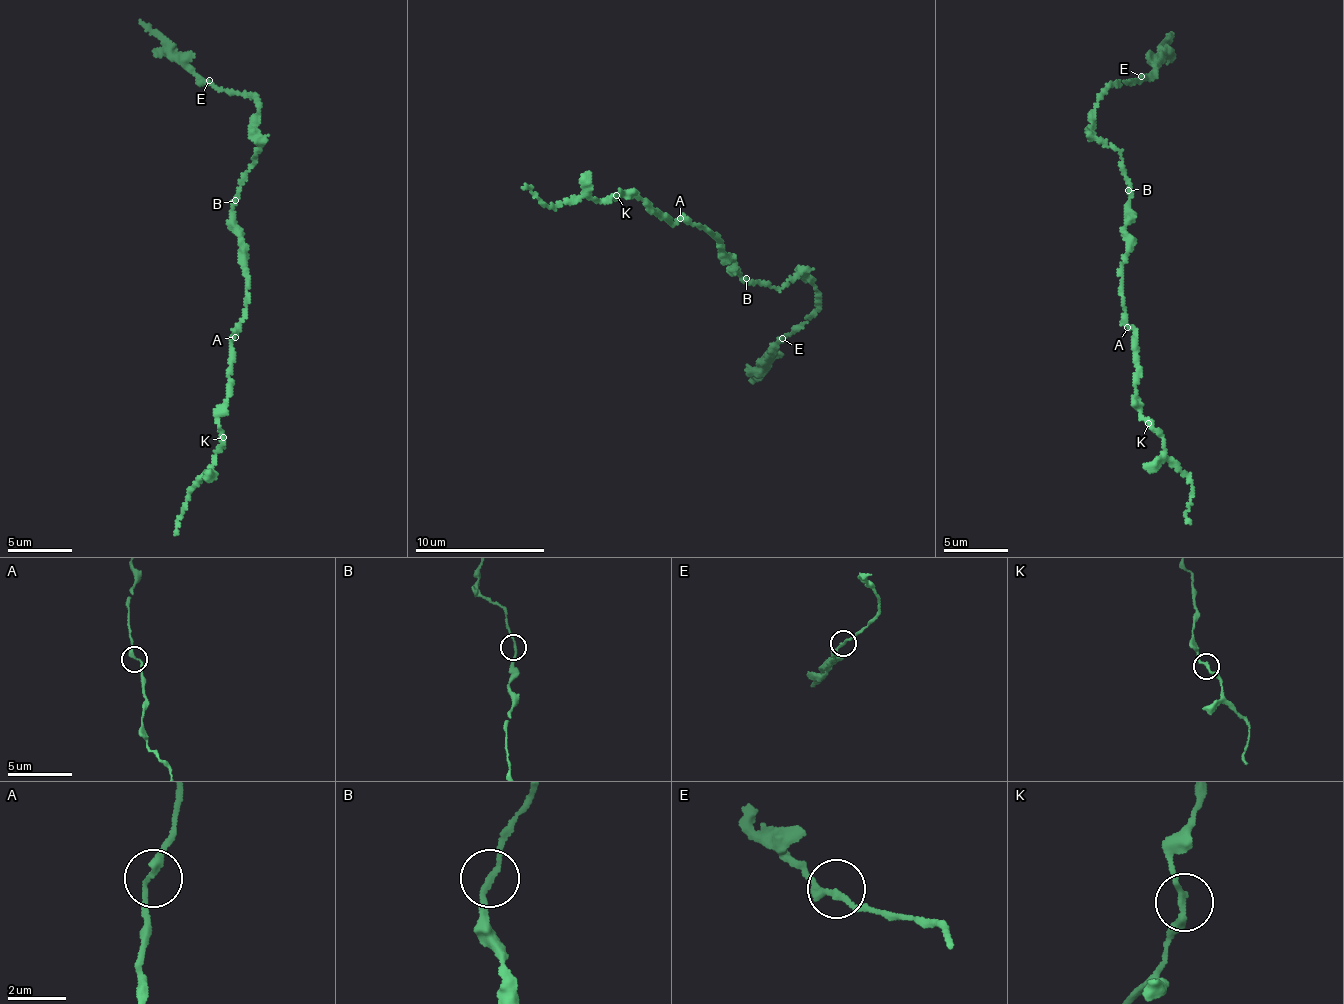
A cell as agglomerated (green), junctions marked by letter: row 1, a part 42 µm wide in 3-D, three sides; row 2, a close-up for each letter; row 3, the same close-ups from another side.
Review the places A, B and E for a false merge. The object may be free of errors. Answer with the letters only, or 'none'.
none

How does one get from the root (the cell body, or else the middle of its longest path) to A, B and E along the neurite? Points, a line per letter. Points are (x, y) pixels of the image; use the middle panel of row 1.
A: (736, 263), (699, 224), (679, 219)
B: (736, 263), (735, 268), (739, 275), (746, 278)
E: (736, 263), (741, 276), (761, 285), (778, 287), (803, 273), (813, 281), (820, 294), (813, 315), (782, 338)

